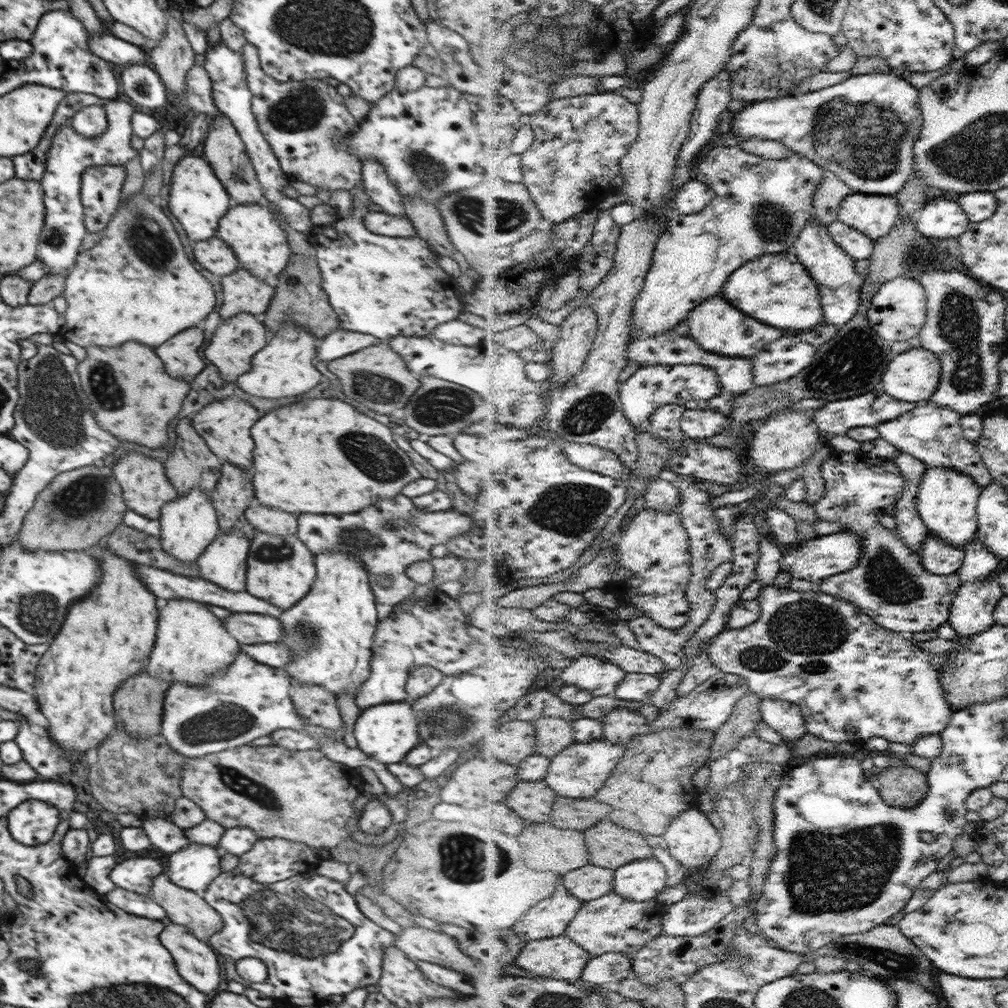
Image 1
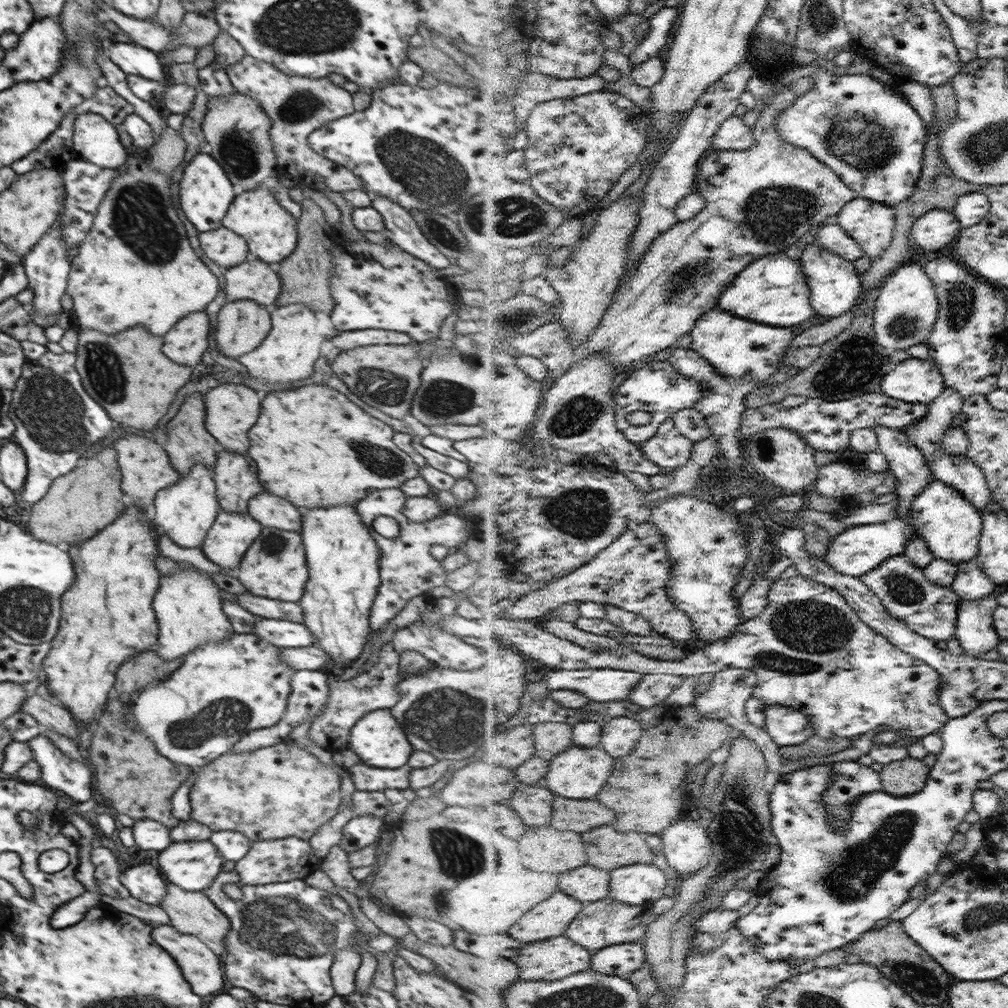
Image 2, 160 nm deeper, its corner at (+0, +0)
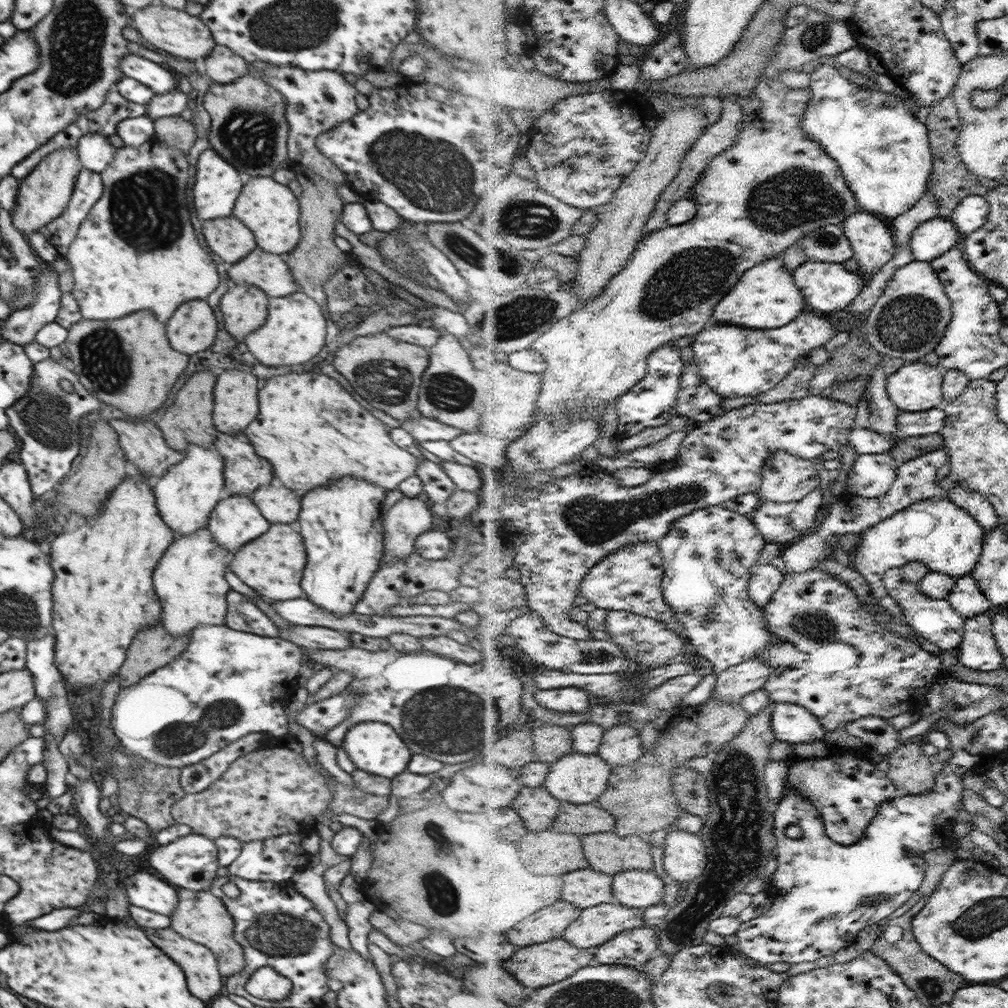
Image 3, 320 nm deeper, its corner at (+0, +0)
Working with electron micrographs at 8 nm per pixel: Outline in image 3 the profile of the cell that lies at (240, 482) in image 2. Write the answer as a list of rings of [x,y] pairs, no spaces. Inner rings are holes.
[[[217,431],[213,448],[223,459],[222,473],[224,474],[224,490],[227,494],[249,497],[256,488],[262,487],[272,479],[271,466],[267,464],[267,460],[259,460],[259,456],[255,455],[249,440],[243,434],[227,436]]]

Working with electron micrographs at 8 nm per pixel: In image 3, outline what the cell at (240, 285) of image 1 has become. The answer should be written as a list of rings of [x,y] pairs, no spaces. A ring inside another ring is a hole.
[[[260,248],[250,250],[241,260],[234,262],[226,269],[229,280],[233,283],[251,285],[260,288],[269,299],[287,296],[288,294],[301,290],[295,284],[294,277],[291,276],[288,264],[281,259],[280,255],[261,251]]]

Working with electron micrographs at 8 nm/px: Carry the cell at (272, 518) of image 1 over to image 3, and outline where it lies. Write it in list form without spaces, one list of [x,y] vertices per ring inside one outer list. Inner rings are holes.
[[[272,477],[267,484],[256,488],[249,497],[261,517],[269,524],[291,524],[297,520],[300,510],[300,499],[294,493],[283,486],[279,479]]]

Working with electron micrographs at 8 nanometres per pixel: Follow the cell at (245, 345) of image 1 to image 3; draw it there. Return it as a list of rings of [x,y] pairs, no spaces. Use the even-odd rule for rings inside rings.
[[[232,282],[220,296],[218,304],[226,331],[241,341],[259,328],[267,316],[268,299],[256,286]]]

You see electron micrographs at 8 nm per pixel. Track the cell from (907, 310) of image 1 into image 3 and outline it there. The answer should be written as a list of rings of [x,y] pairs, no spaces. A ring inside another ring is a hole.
[[[913,260],[899,268],[895,273],[883,296],[870,310],[863,330],[872,347],[882,352],[886,358],[901,358],[905,366],[912,362],[925,364],[927,362],[927,353],[934,352],[934,348],[940,343],[946,331],[946,326],[950,323],[952,314],[953,309],[951,308],[950,299],[938,279],[937,273],[930,267],[928,262]]]

